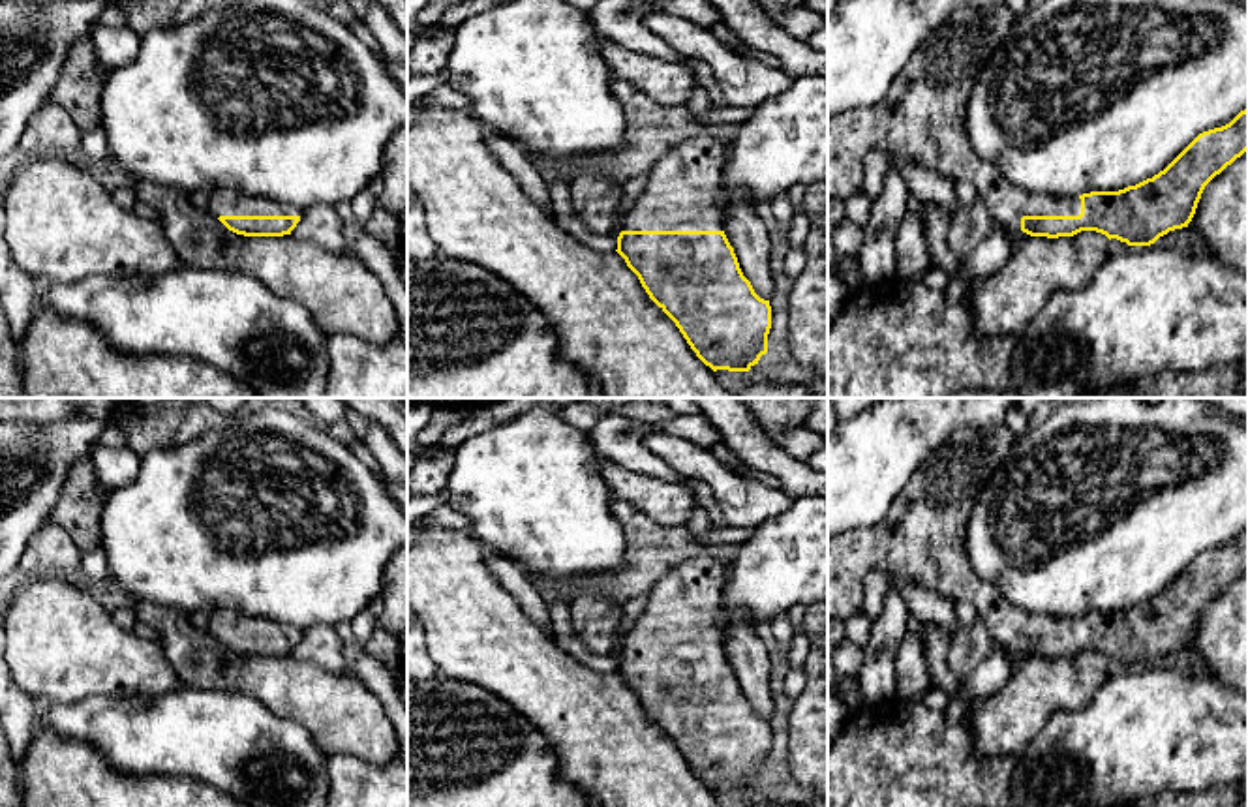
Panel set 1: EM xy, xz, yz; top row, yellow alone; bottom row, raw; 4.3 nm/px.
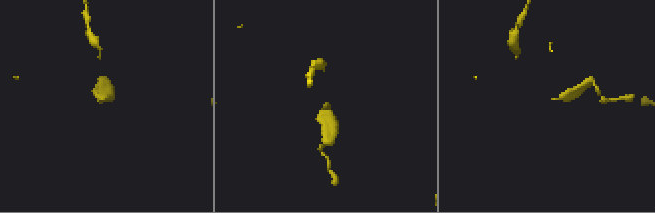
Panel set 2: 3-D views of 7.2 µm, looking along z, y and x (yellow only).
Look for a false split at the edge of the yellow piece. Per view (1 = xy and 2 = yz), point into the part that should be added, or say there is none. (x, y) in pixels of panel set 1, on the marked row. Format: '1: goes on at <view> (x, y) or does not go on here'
1: goes on at xy (224, 201)
2: goes on at yz (920, 121)

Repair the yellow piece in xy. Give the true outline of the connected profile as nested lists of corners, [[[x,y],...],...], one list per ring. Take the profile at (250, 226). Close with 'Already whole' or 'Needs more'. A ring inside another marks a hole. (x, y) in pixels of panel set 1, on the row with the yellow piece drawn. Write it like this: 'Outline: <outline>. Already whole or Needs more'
Outline: [[[212,190],[208,212],[229,231],[244,236],[283,236],[300,221],[302,210],[270,197]]]. Needs more

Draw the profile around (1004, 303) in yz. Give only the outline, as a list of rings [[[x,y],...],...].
[[[1096,231],[1073,236],[1028,236],[993,276],[974,280],[966,302],[978,334],[1021,334],[1057,291],[1085,287],[1107,259],[1109,238]]]

